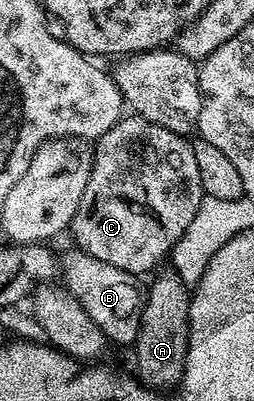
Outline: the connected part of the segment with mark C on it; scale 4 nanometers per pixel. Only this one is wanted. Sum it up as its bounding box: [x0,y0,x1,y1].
[69,113,204,277]

